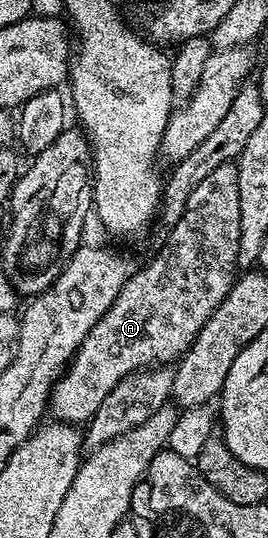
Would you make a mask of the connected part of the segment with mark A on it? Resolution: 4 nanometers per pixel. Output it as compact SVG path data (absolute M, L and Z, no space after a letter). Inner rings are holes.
M234 162L220 164L220 168L215 168L206 179L196 184L192 196L188 196L184 216L180 216L176 225L169 227L167 234L170 235L162 251L143 270L142 267L135 269L124 288L120 288L112 308L108 308L108 312L96 320L92 332L84 336L84 344L80 344L74 359L55 384L48 410L57 421L86 424L120 380L147 367L177 363L192 340L196 340L200 328L208 324L212 312L220 308L234 283L240 248L240 180Z

